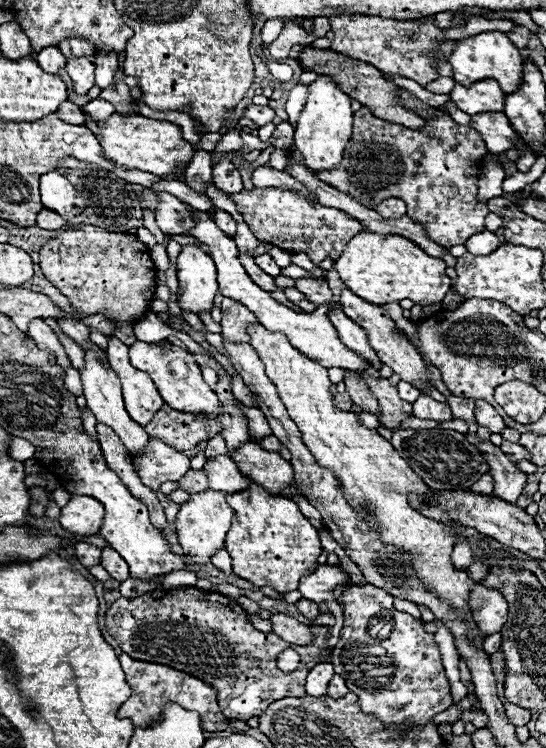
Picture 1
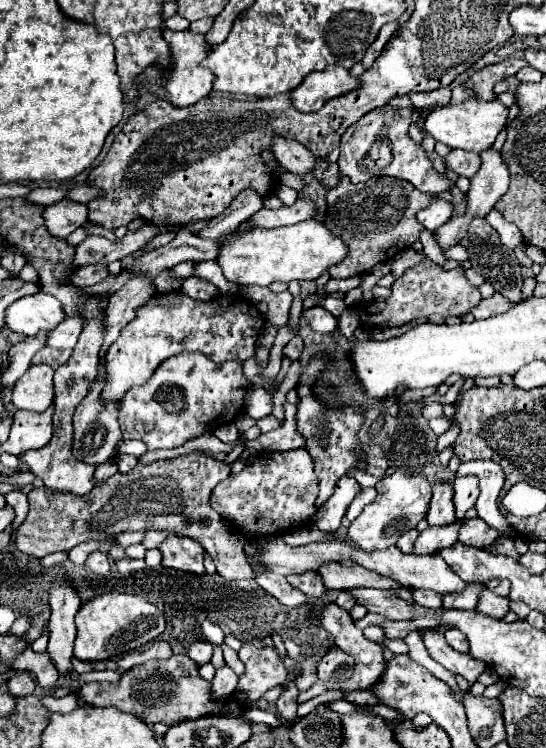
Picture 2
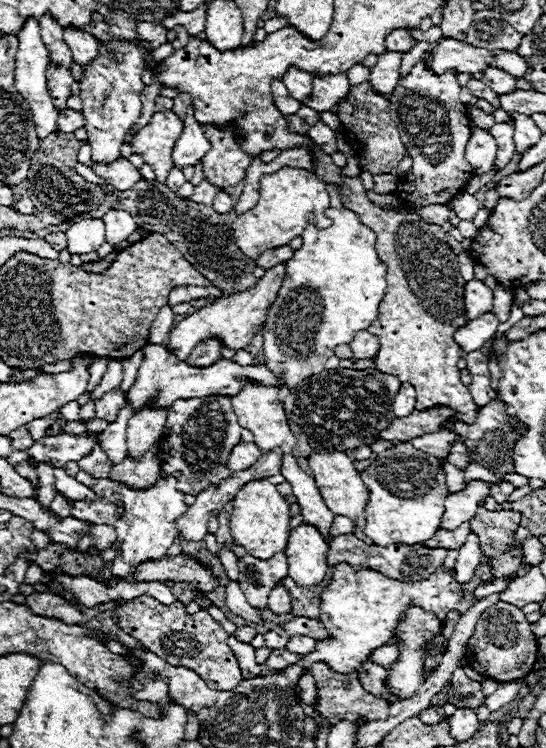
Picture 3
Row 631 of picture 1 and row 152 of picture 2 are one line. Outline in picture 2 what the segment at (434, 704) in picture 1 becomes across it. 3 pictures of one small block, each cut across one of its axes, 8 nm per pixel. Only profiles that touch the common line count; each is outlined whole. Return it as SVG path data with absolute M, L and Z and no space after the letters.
M376 108L368 114L364 114L356 124L352 124L340 144L340 158L338 166L344 176L348 176L354 184L366 182L372 176L394 176L400 180L406 180L414 184L420 192L428 194L440 194L446 192L452 182L446 180L446 176L440 176L432 162L428 160L424 148L420 144L414 144L408 136L408 126L412 124L412 110L410 108Z

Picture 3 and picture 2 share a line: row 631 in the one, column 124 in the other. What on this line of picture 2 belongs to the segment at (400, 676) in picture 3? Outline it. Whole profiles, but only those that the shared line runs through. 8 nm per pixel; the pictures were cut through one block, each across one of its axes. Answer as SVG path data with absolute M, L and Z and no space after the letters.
M184 352L178 356L172 356L170 360L164 360L164 364L160 364L152 380L148 380L148 384L130 388L126 396L120 400L118 422L120 422L122 436L124 440L142 440L148 446L148 450L182 446L190 438L212 432L220 422L224 408L226 408L226 422L232 422L242 412L242 400L248 388L250 384L244 380L240 362L216 364L208 360L208 356L204 356L202 352Z

